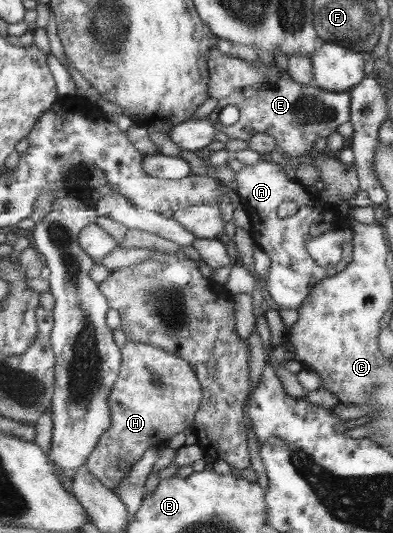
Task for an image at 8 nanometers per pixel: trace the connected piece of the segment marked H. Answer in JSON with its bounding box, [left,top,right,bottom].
[85,341,203,490]

